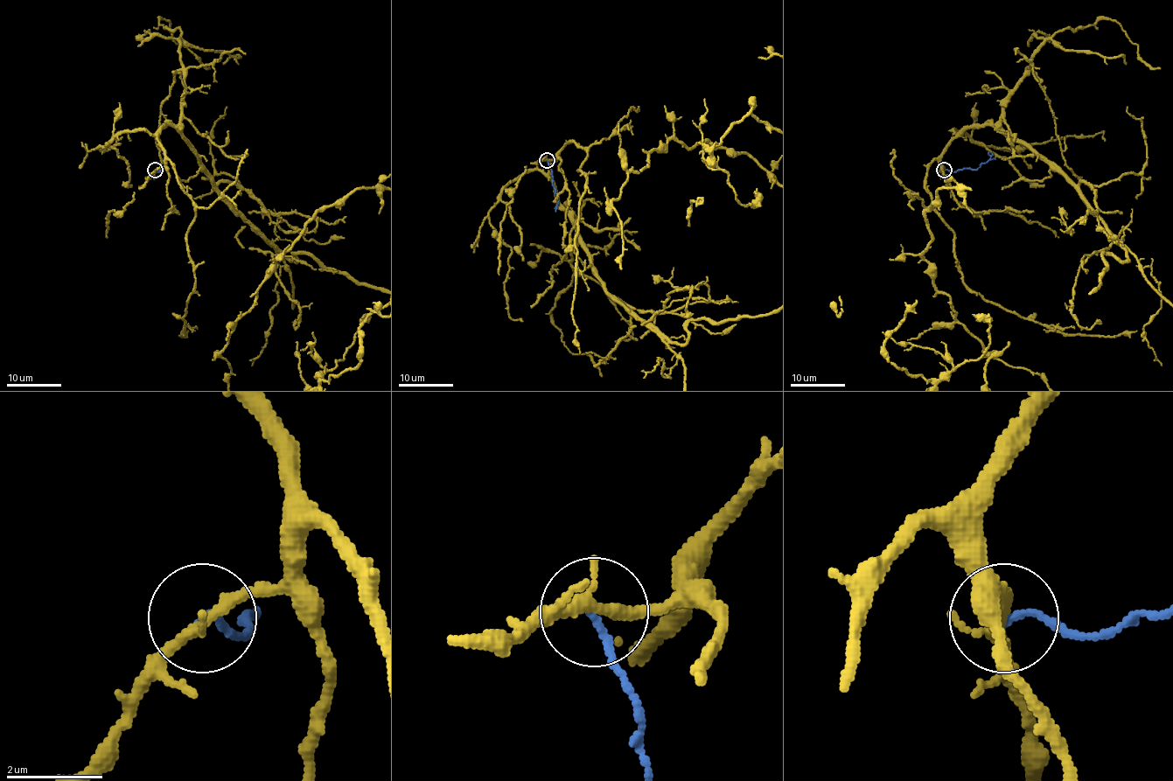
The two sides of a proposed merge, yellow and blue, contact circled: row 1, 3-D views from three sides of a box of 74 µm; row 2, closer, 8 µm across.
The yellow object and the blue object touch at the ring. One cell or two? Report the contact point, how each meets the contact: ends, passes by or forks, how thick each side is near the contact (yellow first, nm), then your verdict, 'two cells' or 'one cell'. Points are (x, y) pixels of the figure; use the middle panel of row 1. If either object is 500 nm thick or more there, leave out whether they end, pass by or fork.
at (547, 160); yellow forks there; blue ends there; 200 nm thick on the yellow side, 130 nm on the other; two cells

